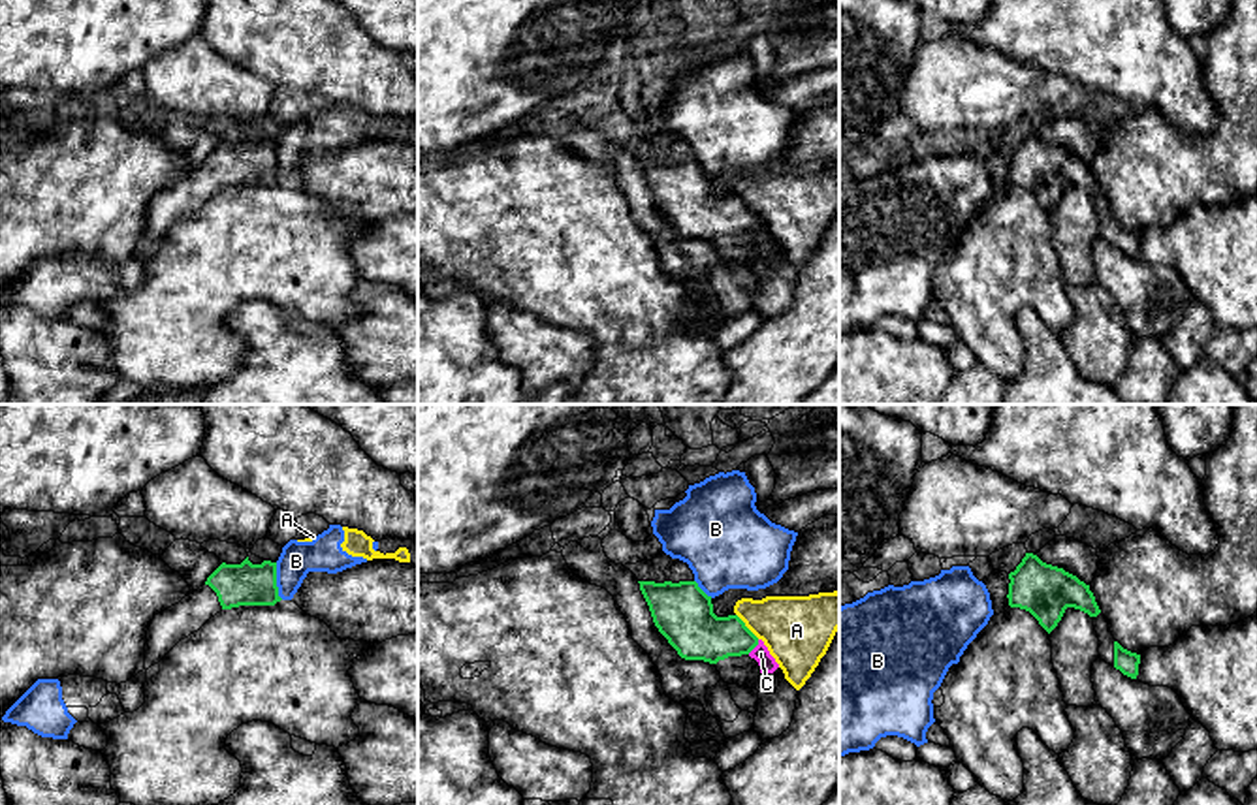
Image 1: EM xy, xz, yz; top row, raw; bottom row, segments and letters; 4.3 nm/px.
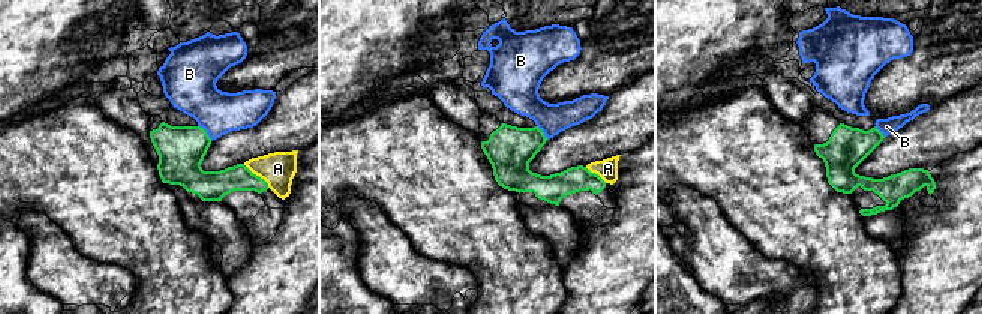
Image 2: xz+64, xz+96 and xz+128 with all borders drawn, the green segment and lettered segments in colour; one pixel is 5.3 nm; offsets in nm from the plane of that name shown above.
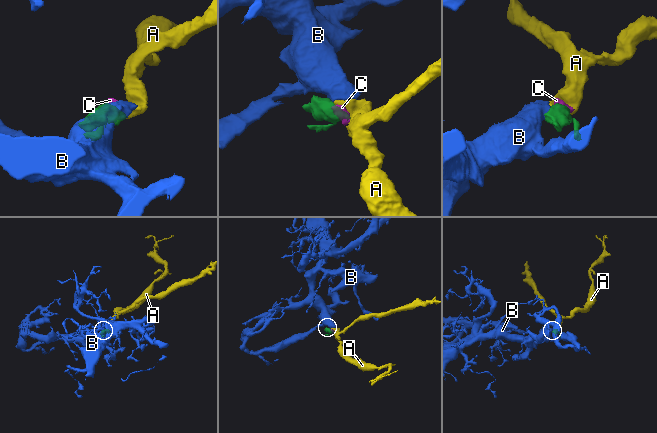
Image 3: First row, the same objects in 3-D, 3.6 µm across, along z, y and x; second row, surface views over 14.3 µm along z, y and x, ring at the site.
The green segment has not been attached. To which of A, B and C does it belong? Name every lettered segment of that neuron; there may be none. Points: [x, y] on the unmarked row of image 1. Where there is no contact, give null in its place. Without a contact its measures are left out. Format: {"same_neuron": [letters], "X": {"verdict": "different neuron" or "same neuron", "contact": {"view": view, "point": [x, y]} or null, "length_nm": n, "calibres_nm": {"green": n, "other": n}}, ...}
{"same_neuron": [], "A": {"verdict": "different neuron", "contact": {"view": "xz", "point": [746, 205]}, "length_nm": 150, "calibres_nm": {"green": 240, "other": 300}}, "B": {"verdict": "different neuron", "contact": {"view": "xy", "point": [275, 160]}, "length_nm": 160, "calibres_nm": {"green": 180, "other": 160}}, "C": {"verdict": "different neuron", "contact": {"view": "xz", "point": [753, 226]}, "length_nm": 80, "calibres_nm": {"green": 220, "other": 70}}}

